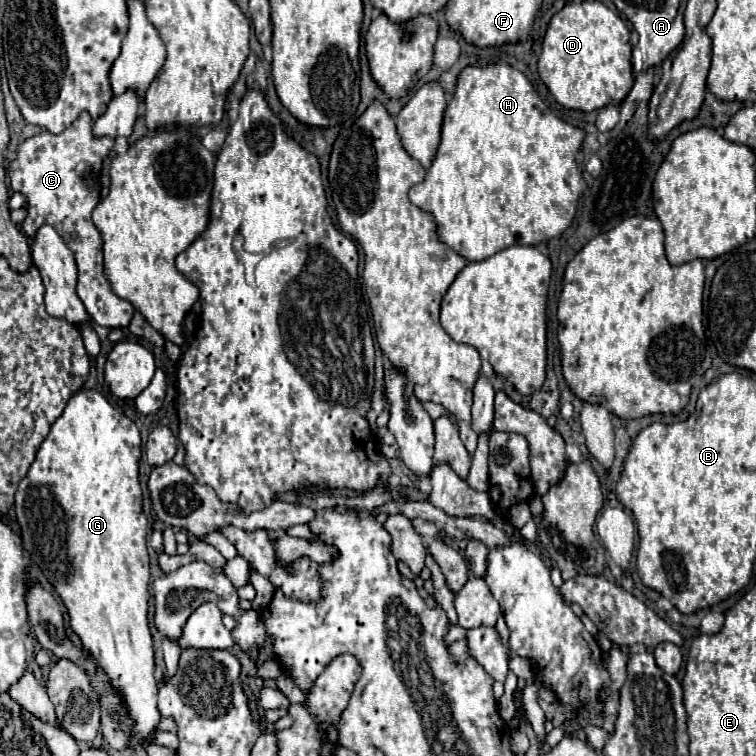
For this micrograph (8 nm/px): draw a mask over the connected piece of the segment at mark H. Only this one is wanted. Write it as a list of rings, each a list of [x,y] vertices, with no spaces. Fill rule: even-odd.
[[[508,64],[464,68],[450,106],[444,112],[438,154],[426,170],[424,182],[410,190],[410,202],[432,214],[438,240],[468,262],[486,260],[514,244],[538,246],[550,238],[558,238],[574,220],[578,198],[586,188],[574,158],[582,140],[582,129],[554,116],[522,72]]]

